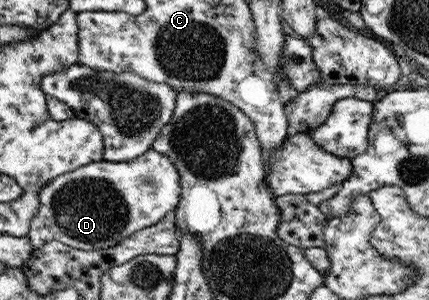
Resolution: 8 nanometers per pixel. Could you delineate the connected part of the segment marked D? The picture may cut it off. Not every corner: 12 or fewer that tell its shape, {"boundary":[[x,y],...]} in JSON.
{"boundary":[[149,149],[40,191],[31,246],[111,248],[180,203]]}

